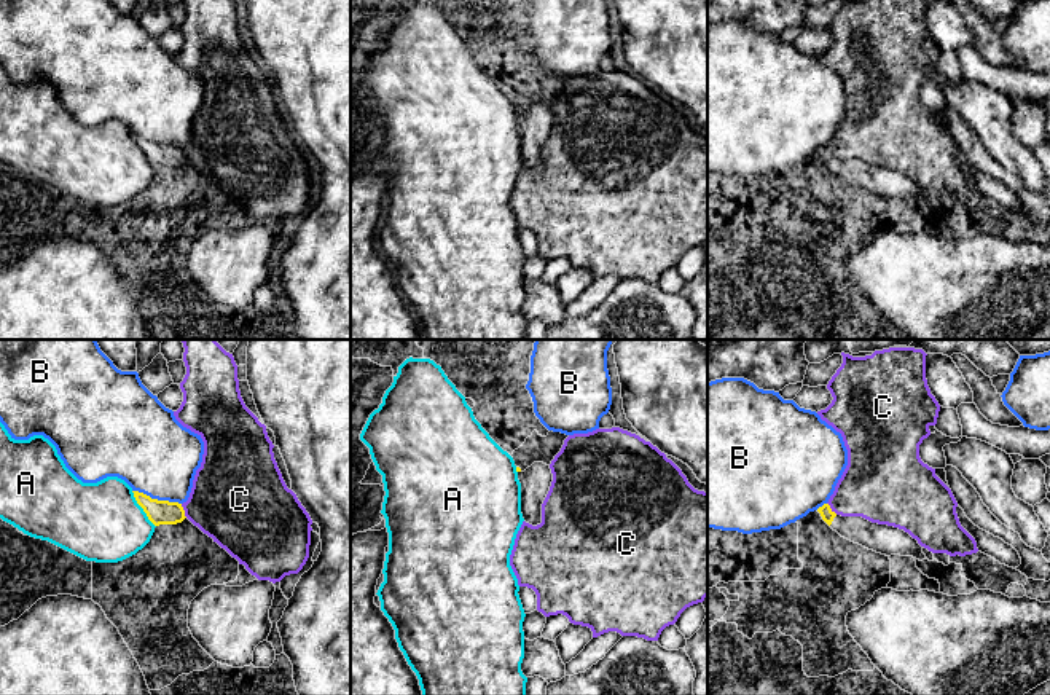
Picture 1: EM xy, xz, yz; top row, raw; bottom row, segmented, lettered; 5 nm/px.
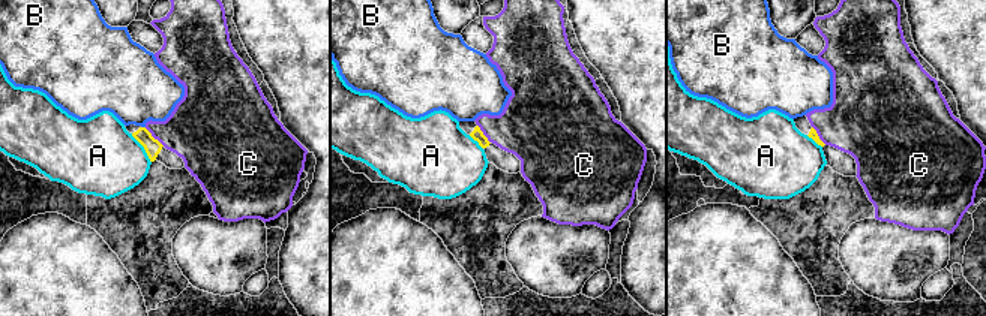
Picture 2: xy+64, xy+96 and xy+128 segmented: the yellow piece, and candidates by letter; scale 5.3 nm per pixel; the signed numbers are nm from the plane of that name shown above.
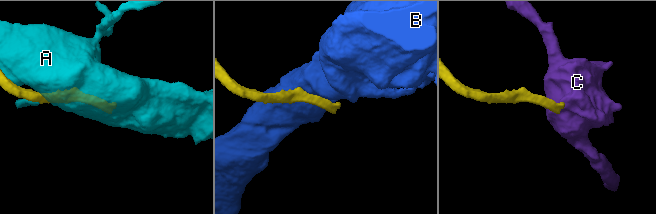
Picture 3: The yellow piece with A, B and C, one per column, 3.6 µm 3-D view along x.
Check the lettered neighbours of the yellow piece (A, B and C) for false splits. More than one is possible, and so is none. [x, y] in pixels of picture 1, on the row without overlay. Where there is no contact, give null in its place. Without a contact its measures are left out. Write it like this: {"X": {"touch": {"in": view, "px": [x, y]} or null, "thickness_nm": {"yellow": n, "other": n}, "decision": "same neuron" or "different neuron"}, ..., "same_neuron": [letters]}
{"A": {"touch": {"in": "xy", "px": [142, 150]}, "thickness_nm": {"yellow": 130, "other": 400}, "decision": "different neuron"}, "B": {"touch": {"in": "xy", "px": [156, 142]}, "thickness_nm": {"yellow": 130, "other": 400}, "decision": "different neuron"}, "C": {"touch": {"in": "xy", "px": [184, 153]}, "thickness_nm": {"yellow": 130, "other": 420}, "decision": "different neuron"}, "same_neuron": []}

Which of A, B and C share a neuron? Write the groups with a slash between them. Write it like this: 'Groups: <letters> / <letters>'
Groups: A / B / C

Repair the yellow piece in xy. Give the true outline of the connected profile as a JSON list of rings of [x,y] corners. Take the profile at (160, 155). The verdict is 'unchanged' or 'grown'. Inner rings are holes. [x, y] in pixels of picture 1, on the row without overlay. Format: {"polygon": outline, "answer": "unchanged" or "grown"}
{"polygon": [[[132,134],[137,147],[143,151],[148,163],[155,167],[177,167],[182,166],[185,159],[185,153],[182,147],[178,145],[169,145],[169,143],[158,143],[151,142],[150,139]]], "answer": "unchanged"}

